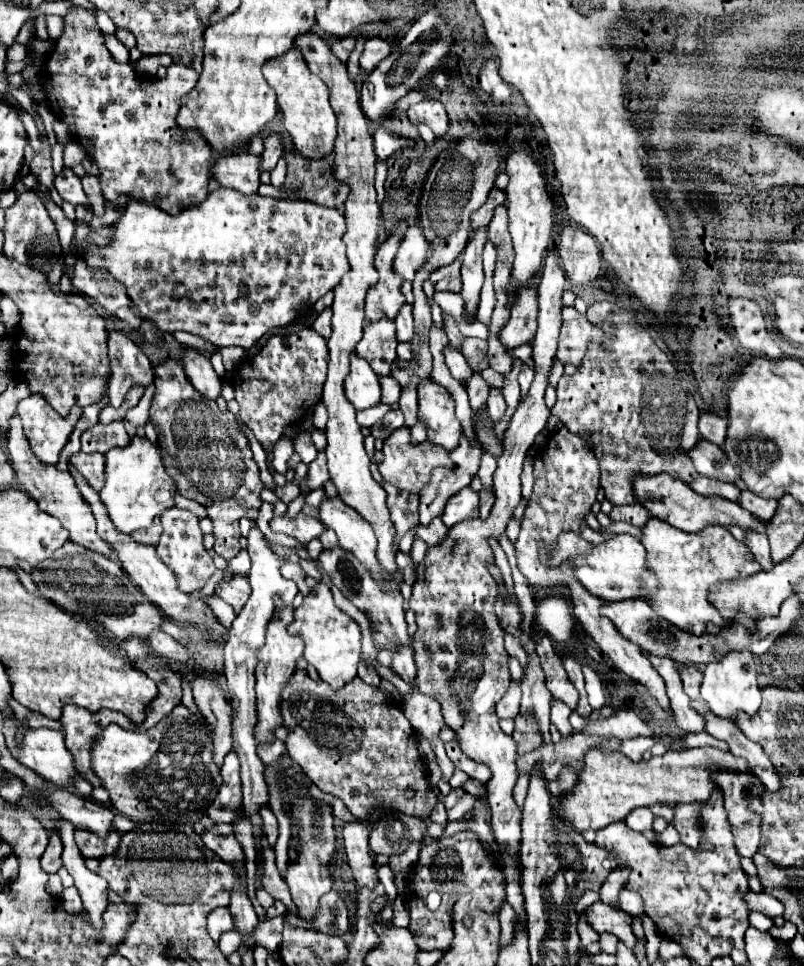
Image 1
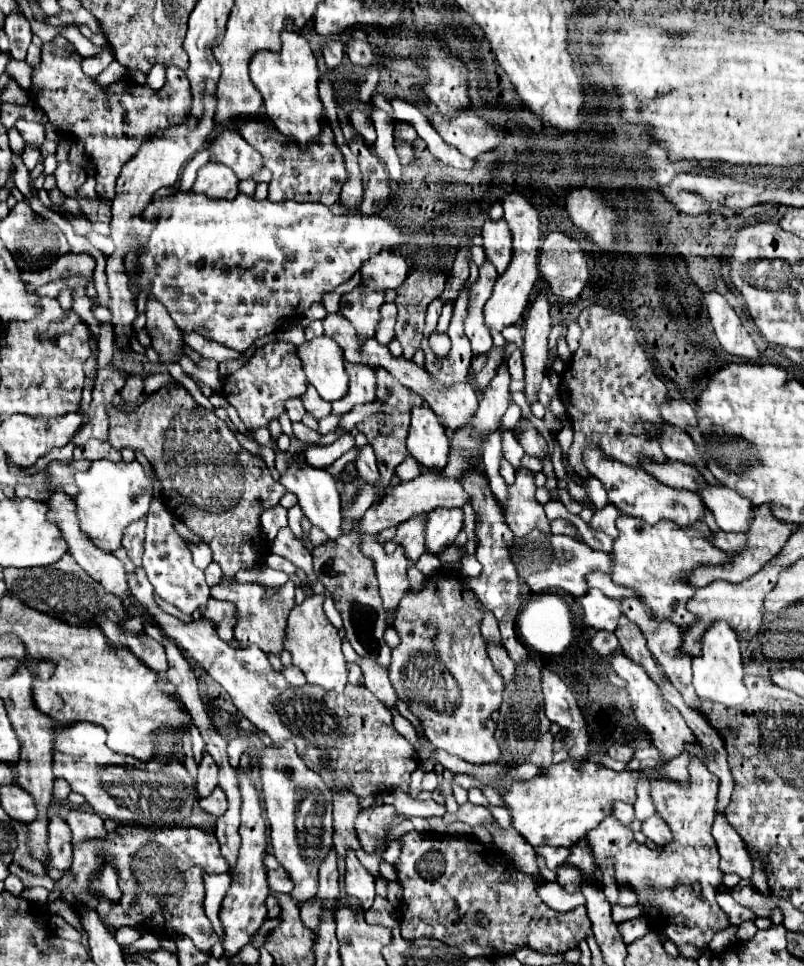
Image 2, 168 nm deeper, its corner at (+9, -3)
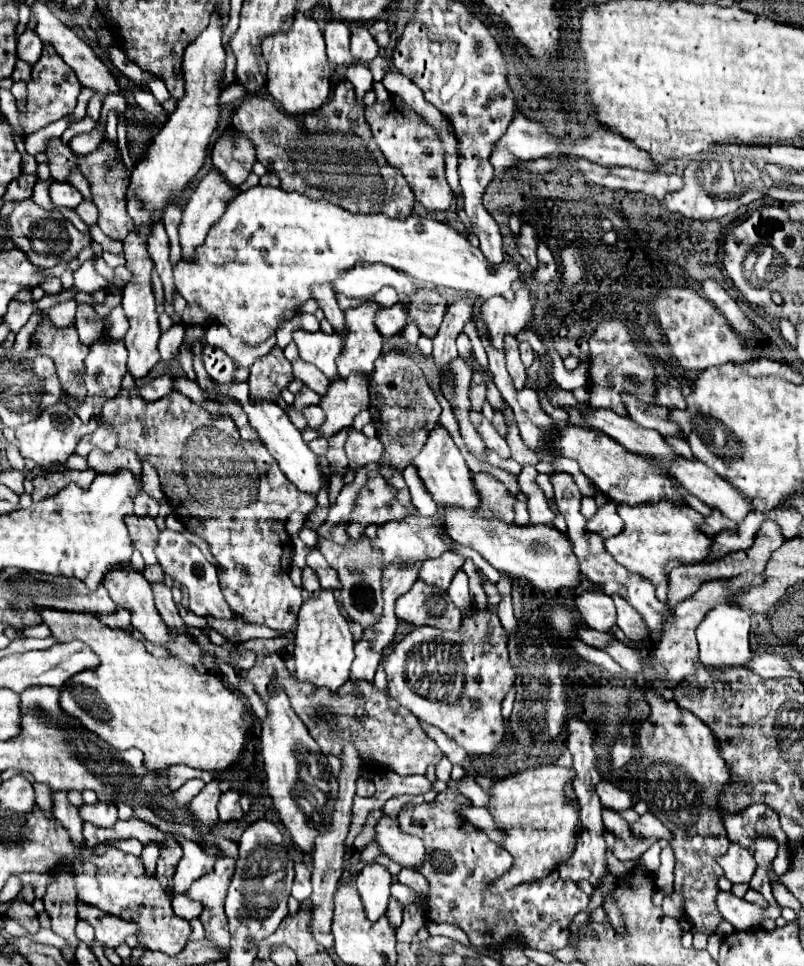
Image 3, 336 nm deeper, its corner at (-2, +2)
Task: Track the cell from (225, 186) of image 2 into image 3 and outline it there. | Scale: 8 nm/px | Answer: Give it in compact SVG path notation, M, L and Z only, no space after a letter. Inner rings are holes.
M209 170L209 174L203 176L187 202L183 220L179 224L181 252L185 256L191 256L195 244L203 244L207 228L211 228L211 224L223 216L227 200L233 200L237 194L239 188L229 184L217 170Z

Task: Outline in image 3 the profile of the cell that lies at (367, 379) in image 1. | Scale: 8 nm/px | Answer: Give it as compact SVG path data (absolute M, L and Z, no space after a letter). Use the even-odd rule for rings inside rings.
M297 330L293 334L293 342L299 348L299 354L305 362L315 364L329 380L337 380L337 364L335 360L343 352L343 338L339 334L323 334L323 332L305 332Z

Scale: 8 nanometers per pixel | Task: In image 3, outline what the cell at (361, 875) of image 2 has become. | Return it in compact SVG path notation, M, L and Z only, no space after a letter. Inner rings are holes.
M367 864L357 874L355 884L361 894L367 918L375 922L379 920L379 916L385 916L387 900L389 900L389 886L391 886L389 870L379 864Z

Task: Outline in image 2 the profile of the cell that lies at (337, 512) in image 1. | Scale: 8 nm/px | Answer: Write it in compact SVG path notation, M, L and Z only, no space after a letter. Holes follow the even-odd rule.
M288 457L286 459L286 473L280 475L280 483L288 493L294 493L298 497L298 505L302 507L304 515L310 519L312 525L320 527L332 541L340 537L340 489L338 481L324 469L316 469L306 463L304 457Z

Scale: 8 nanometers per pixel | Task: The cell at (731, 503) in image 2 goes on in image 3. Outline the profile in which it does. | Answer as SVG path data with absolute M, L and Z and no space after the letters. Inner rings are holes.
M683 458L679 464L663 470L671 474L689 494L695 494L705 504L717 508L723 516L737 524L743 522L751 510L751 500L747 500L747 496L733 488L727 480L721 480L721 476L703 462L691 462Z

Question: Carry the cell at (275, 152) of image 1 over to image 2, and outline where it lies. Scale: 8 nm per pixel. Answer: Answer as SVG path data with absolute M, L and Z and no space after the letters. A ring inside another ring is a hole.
M234 129L220 131L214 137L210 151L212 151L212 161L228 165L238 179L248 179L254 171L264 167L262 155L252 145L248 145L242 139L242 135Z

